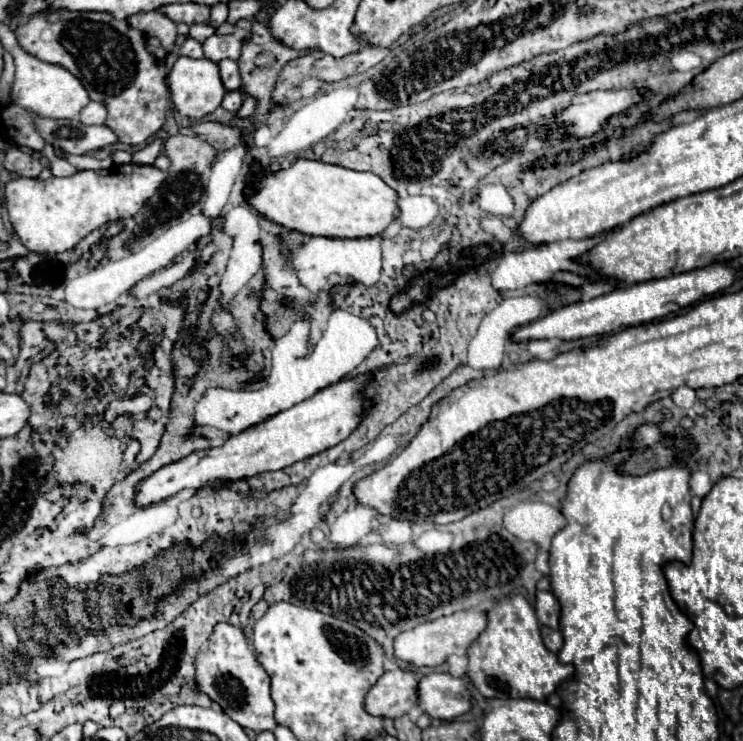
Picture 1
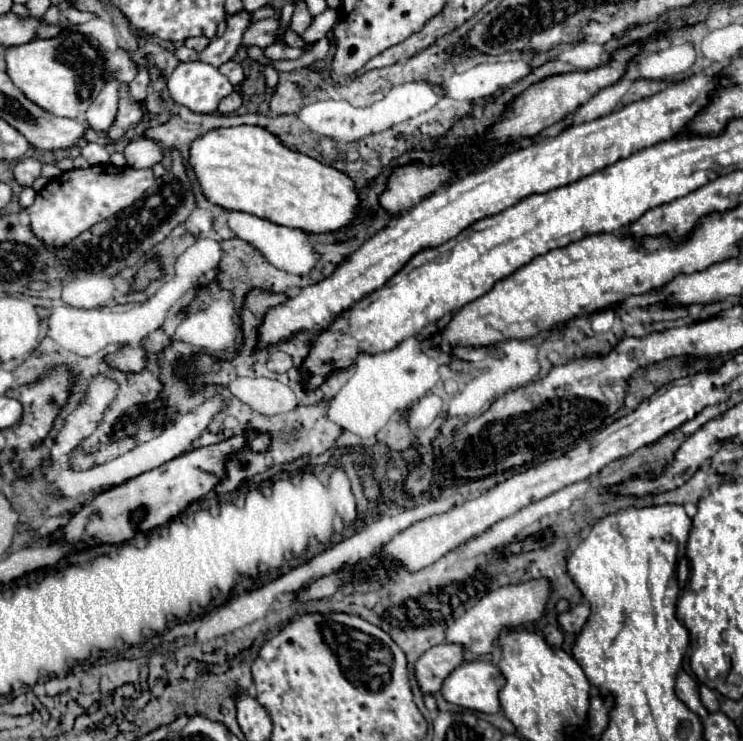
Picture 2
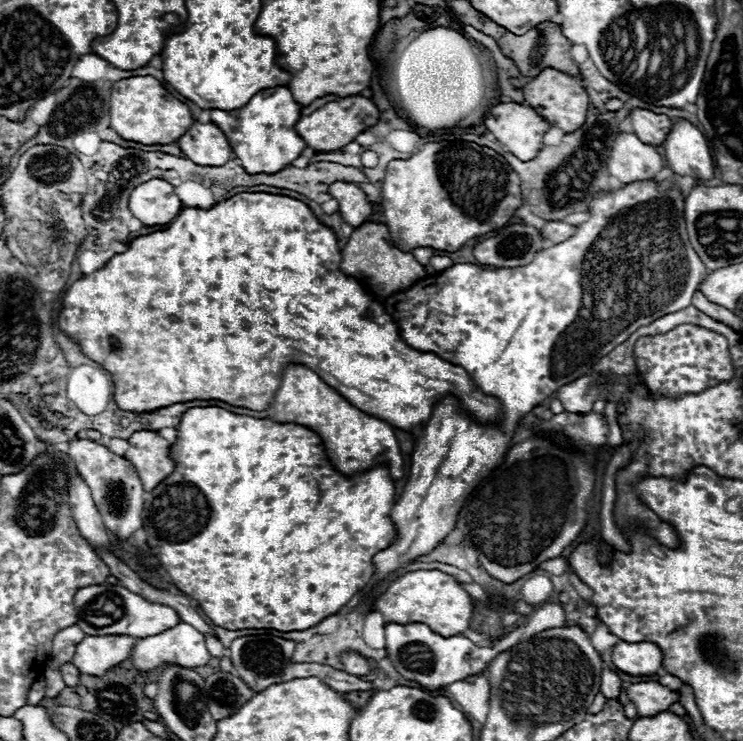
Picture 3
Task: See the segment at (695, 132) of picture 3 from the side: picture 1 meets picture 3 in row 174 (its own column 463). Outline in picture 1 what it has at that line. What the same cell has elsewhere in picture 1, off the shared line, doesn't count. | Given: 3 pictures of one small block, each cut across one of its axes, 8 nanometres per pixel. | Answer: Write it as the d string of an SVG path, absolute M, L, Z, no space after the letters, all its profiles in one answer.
M428 674L418 682L418 708L430 718L450 722L470 710L466 680L450 674Z

